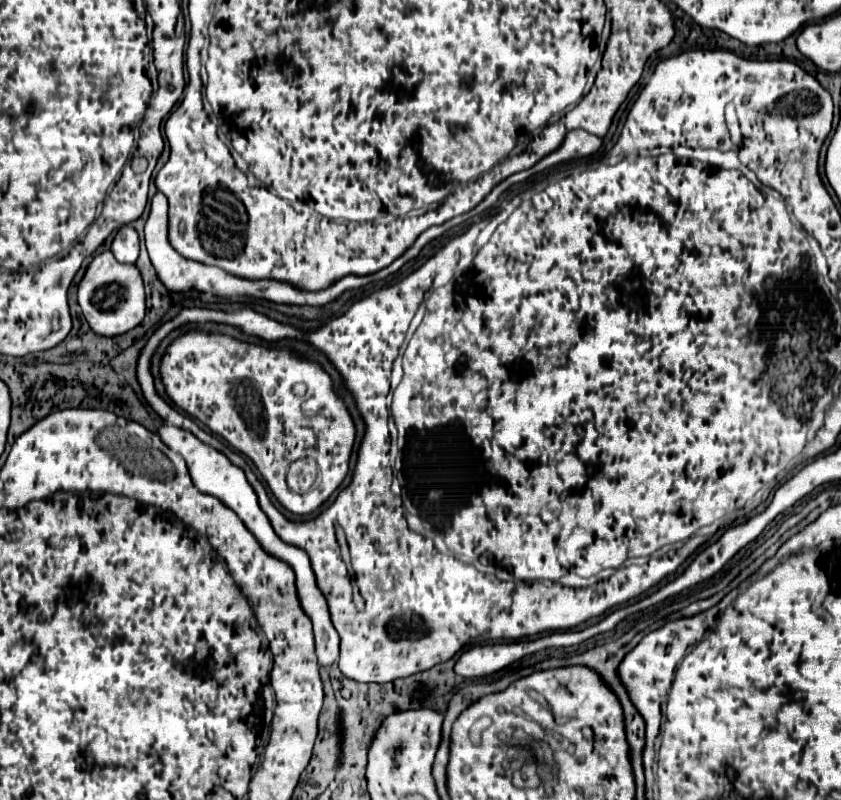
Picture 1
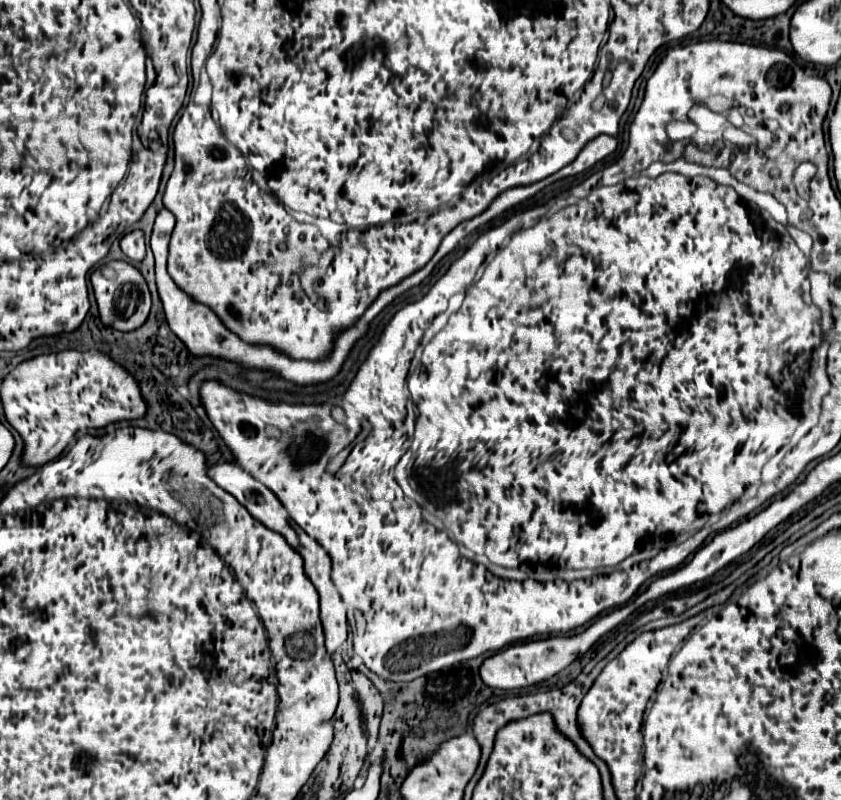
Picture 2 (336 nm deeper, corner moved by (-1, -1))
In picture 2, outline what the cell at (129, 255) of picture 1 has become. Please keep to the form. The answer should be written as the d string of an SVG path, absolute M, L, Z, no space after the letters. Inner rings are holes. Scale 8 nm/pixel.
M133 230L121 238L121 250L127 254L133 262L141 262L145 258L145 240L141 230Z

